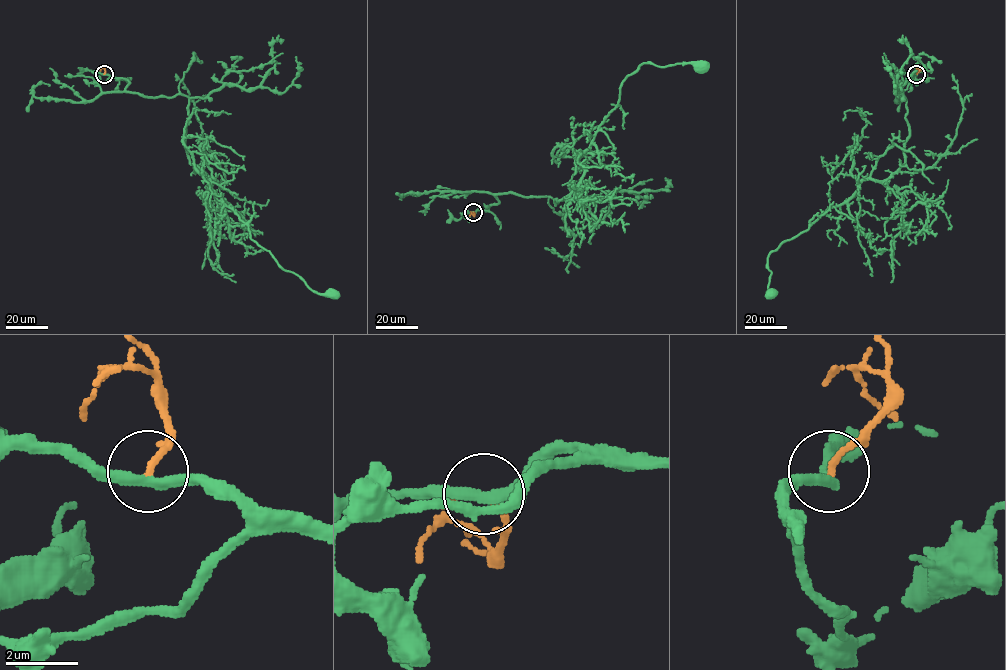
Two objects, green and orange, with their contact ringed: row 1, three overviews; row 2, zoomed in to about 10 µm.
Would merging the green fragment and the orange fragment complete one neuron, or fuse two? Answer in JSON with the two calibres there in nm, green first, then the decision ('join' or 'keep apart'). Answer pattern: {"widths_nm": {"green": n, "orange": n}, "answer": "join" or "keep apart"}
{"widths_nm": {"green": 300, "orange": 180}, "answer": "keep apart"}

